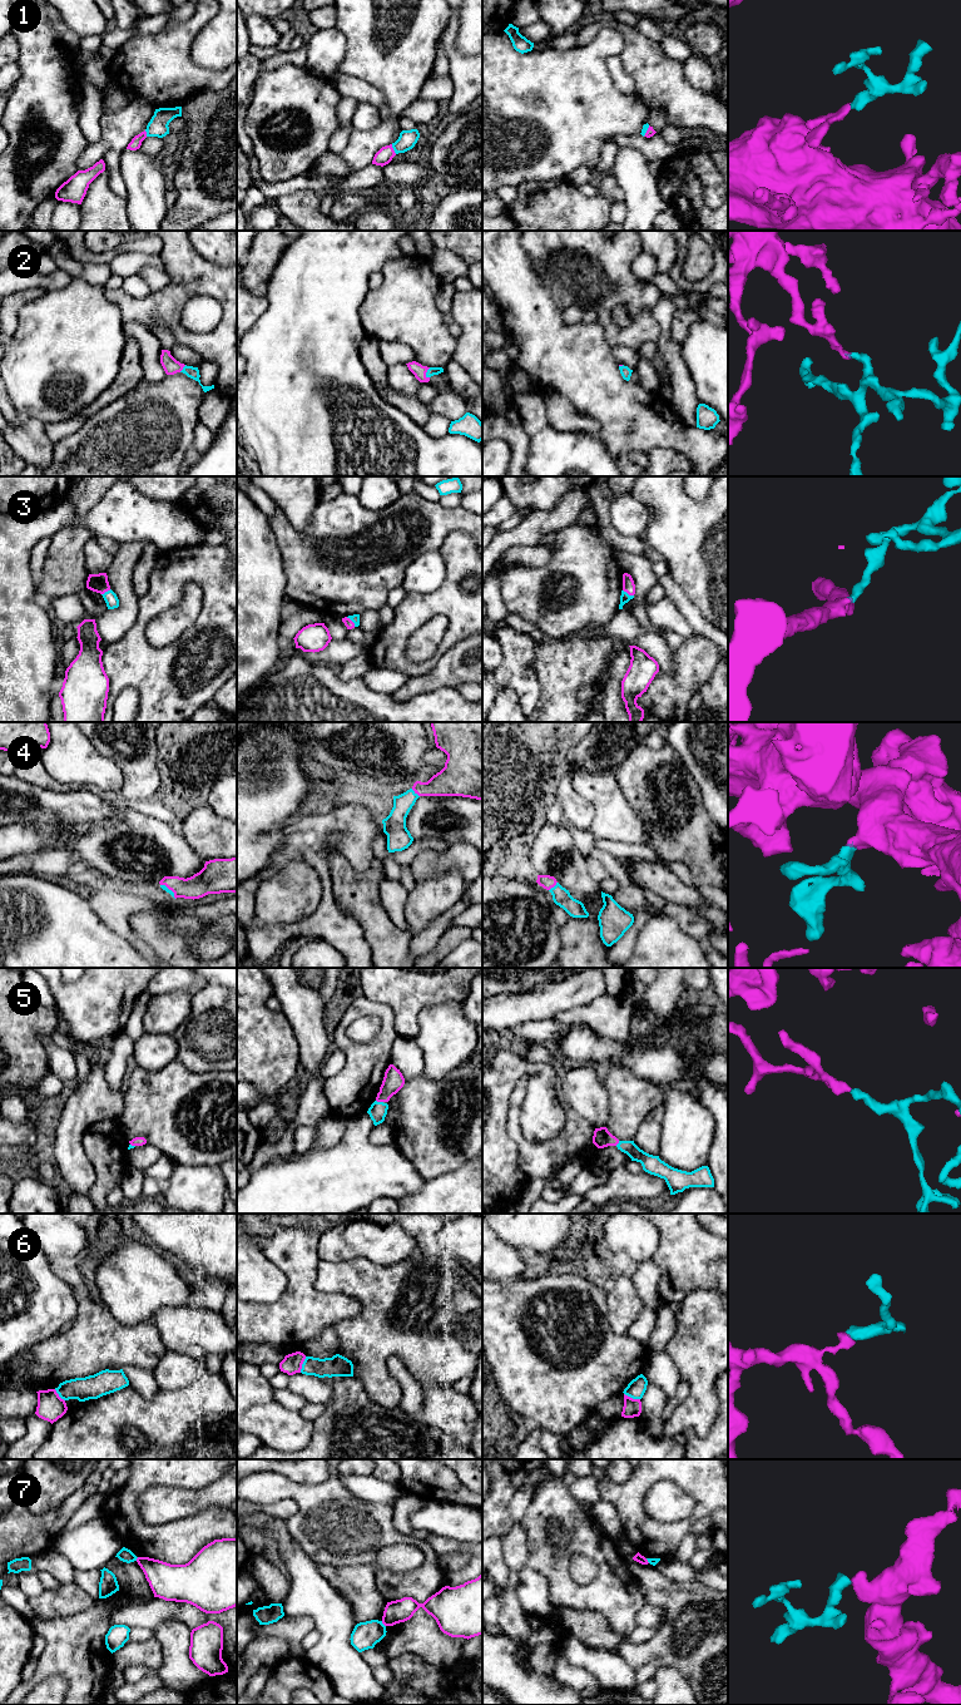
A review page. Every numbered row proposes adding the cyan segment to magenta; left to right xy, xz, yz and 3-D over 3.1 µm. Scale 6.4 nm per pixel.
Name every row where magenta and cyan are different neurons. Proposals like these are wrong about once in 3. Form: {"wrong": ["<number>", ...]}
{"wrong": ["6", "7"]}

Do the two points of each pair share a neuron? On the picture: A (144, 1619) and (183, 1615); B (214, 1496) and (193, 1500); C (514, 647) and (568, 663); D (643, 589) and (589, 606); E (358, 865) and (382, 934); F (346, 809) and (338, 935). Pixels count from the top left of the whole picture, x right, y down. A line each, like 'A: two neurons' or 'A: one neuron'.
A: one neuron
B: one neuron
C: two neurons
D: two neurons
E: two neurons
F: one neuron

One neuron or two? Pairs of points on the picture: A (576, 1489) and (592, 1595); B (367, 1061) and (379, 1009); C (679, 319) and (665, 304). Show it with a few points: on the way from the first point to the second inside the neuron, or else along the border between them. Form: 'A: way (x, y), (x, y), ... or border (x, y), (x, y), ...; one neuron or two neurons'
A: border (566, 1479), (569, 1492), (578, 1502); two neurons
B: way (380, 1048), (385, 1039), (385, 1022); one neuron
C: border (677, 311), (672, 322), (672, 337), (675, 342); two neurons

